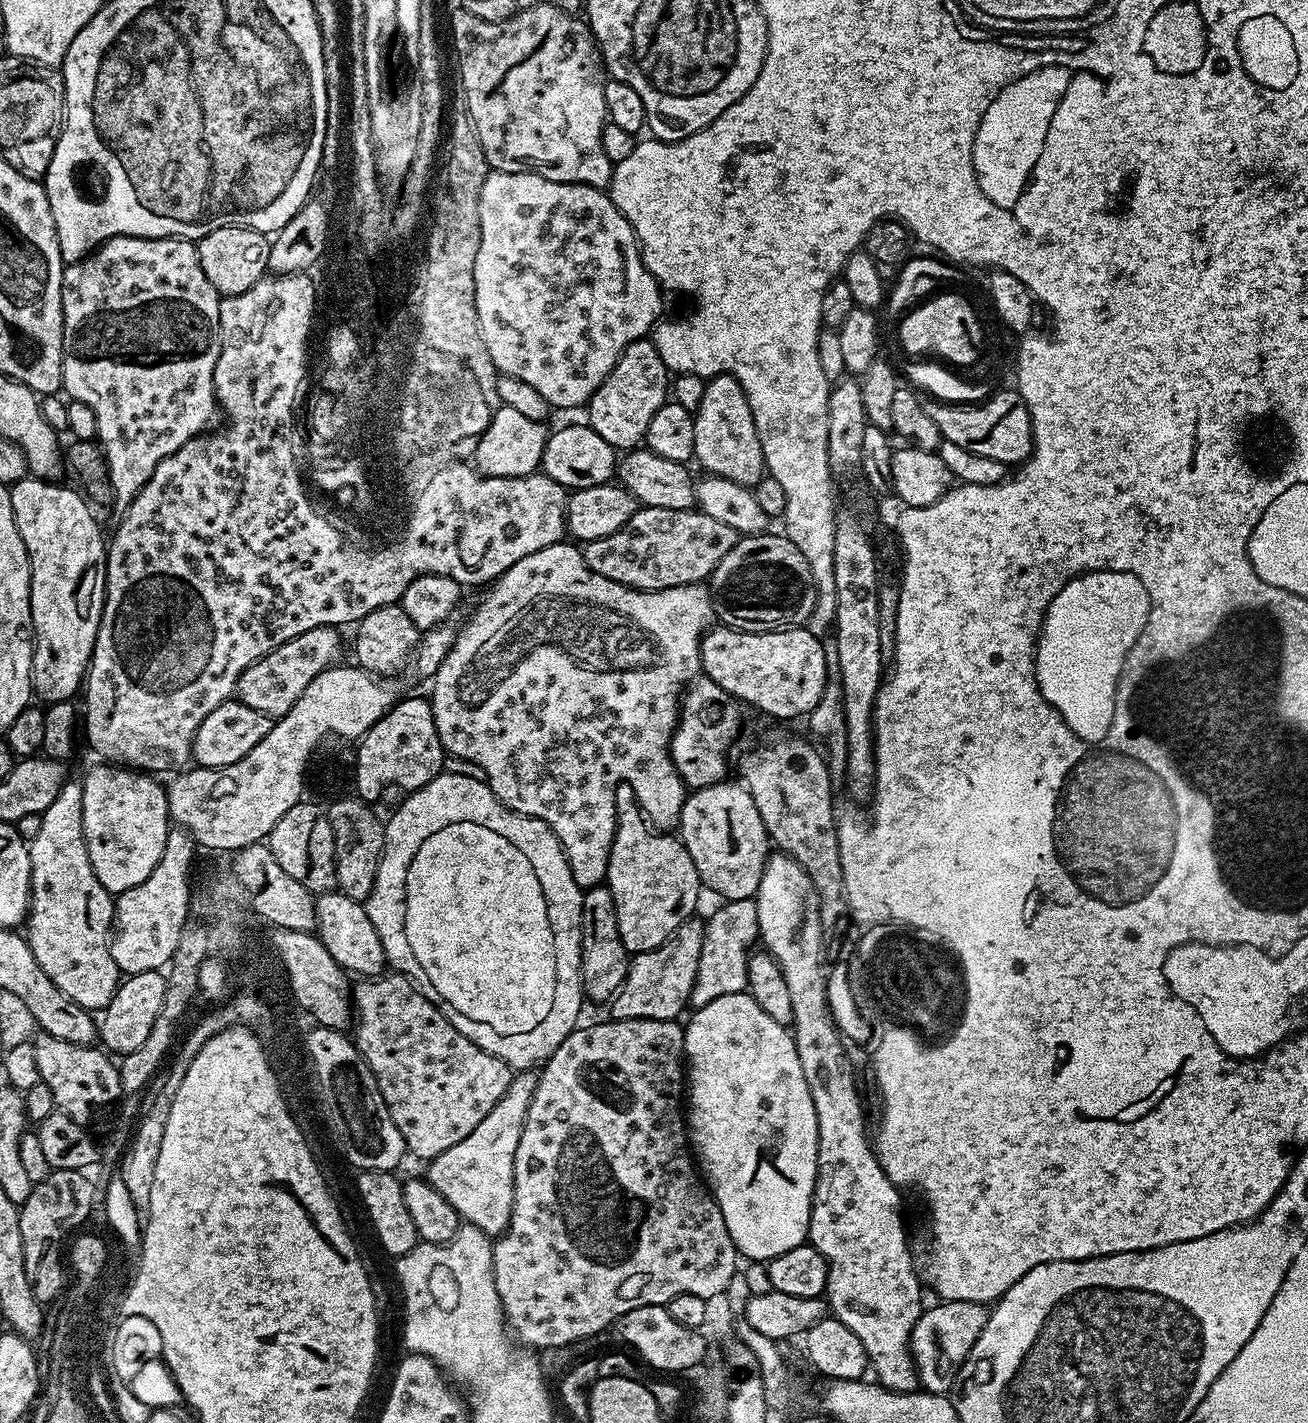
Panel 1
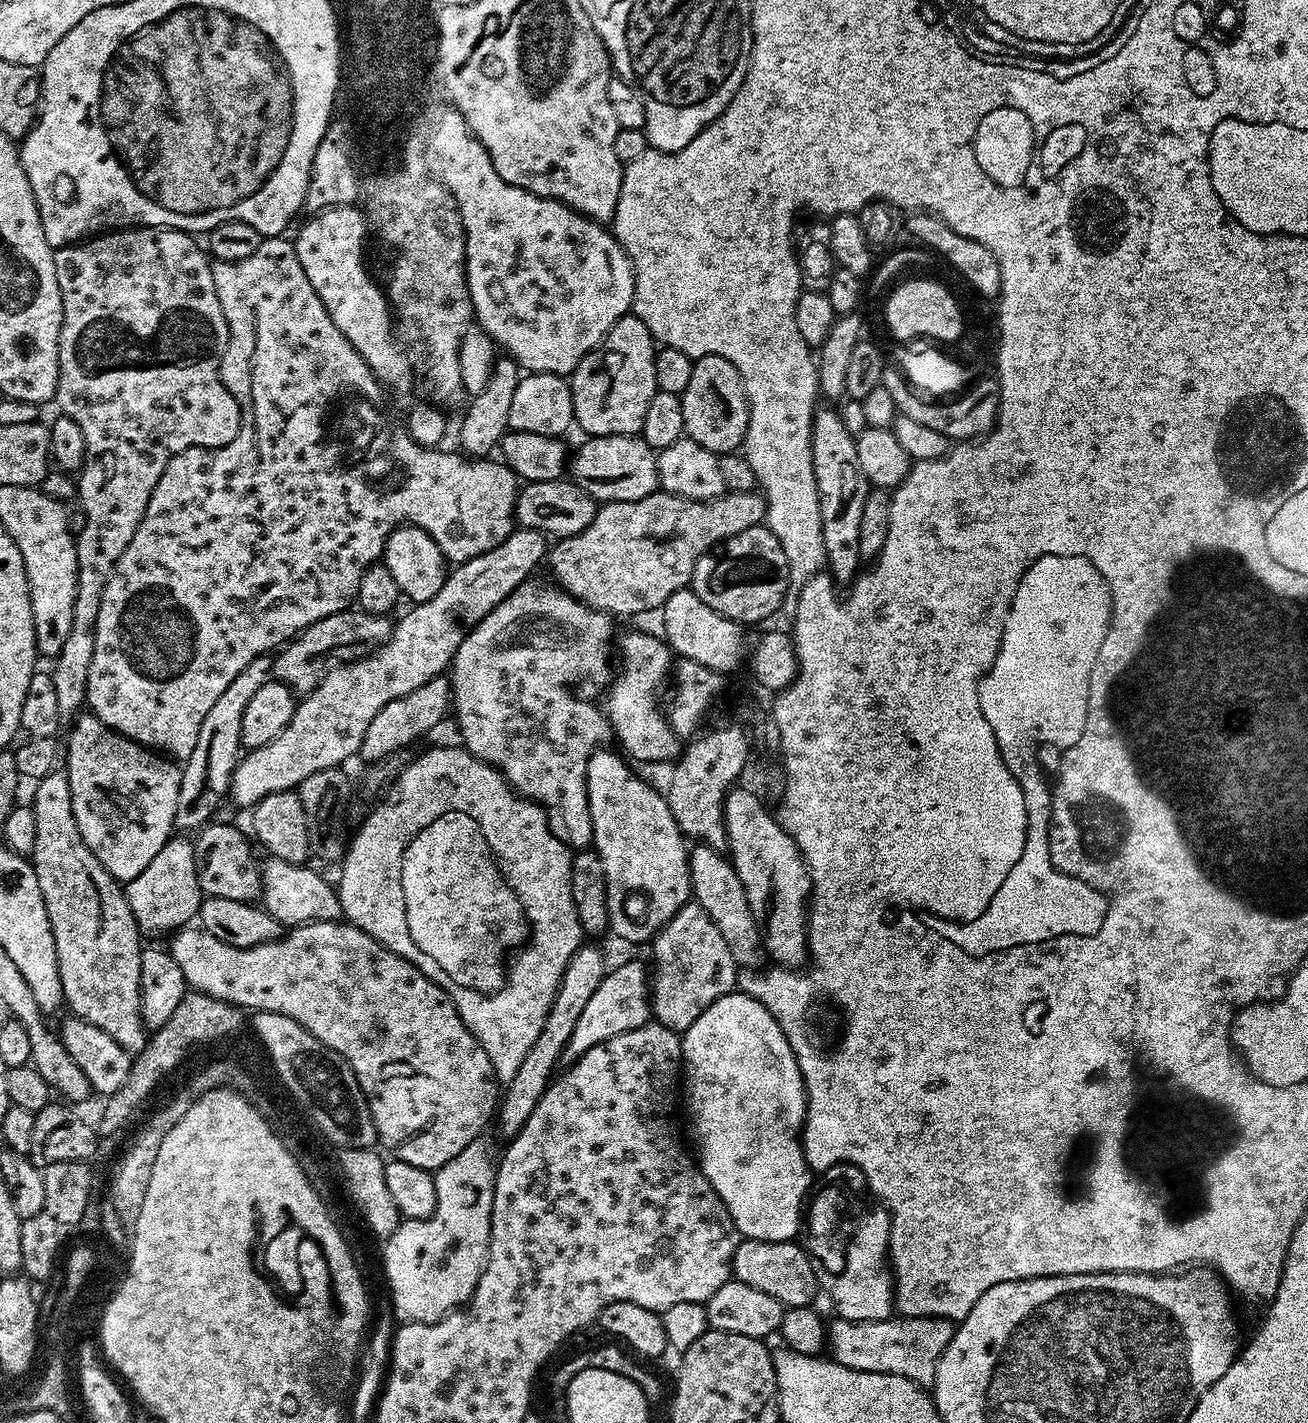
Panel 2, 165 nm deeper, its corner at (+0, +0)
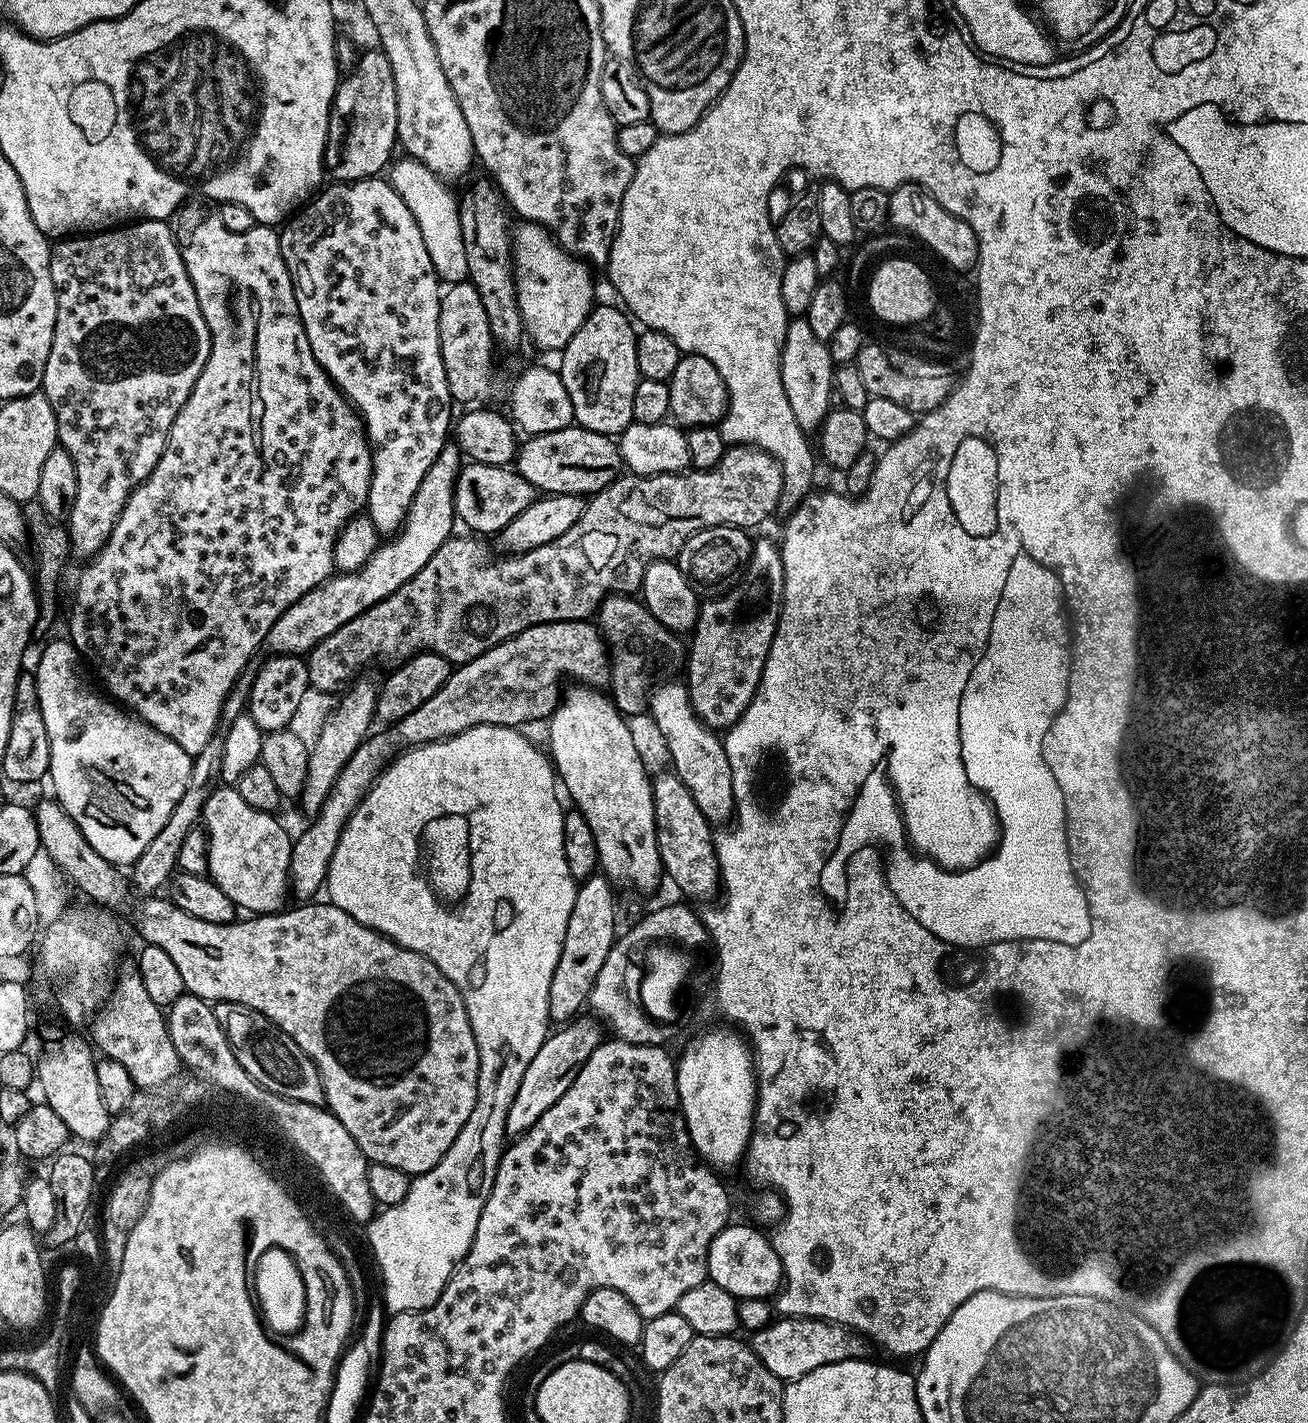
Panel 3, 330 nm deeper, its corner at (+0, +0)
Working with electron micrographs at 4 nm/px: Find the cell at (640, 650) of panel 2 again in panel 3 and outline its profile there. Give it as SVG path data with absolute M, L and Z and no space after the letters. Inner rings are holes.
M563 620L530 626L488 648L478 658L453 667L434 698L426 698L414 714L406 714L406 718L385 727L385 732L373 731L342 767L320 812L309 823L312 825L300 837L297 835L293 839L288 867L291 895L296 895L297 901L308 902L319 888L321 891L325 887L330 858L338 846L338 838L346 822L377 778L396 759L398 750L433 744L435 740L448 740L479 724L501 724L514 728L524 726L527 720L543 721L551 716L557 706L556 683L563 676L573 676L573 681L589 686L609 683L610 661L604 653L604 646L605 637L595 623Z

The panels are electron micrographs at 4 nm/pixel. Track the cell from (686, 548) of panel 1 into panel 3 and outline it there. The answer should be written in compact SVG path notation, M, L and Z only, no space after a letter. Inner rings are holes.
M732 446L716 467L704 471L688 470L661 476L621 475L585 503L582 517L566 534L554 538L554 542L546 542L546 546L504 558L508 560L484 564L484 552L478 541L453 535L438 554L430 558L431 564L440 564L440 568L428 572L432 584L428 584L428 576L424 576L424 592L412 588L412 644L416 644L416 636L440 636L440 644L452 644L452 652L460 652L462 665L535 624L588 620L609 594L635 593L649 560L679 557L682 546L694 533L719 524L752 530L755 524L762 523L772 511L777 511L783 481L780 464L769 452L751 446Z

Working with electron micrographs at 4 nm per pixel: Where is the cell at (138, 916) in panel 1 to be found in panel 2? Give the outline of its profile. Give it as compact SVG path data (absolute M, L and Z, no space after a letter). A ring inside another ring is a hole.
M186 836L169 837L154 861L125 887L125 896L143 933L174 932L189 925L200 911L202 893L194 860L195 843Z

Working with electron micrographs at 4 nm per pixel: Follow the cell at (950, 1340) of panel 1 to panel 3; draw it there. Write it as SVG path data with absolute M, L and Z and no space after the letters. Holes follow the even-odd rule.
M794 1316L773 1319L765 1328L751 1333L750 1343L754 1354L758 1356L762 1366L770 1370L770 1374L774 1374L779 1380L791 1382L802 1378L802 1374L810 1374L810 1370L818 1370L818 1366L863 1357L866 1340L859 1332L843 1328L840 1324Z

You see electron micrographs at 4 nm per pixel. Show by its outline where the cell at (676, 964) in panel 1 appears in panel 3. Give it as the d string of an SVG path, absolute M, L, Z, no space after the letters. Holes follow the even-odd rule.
M591 1014L581 1015L557 1028L560 1029L557 1032L555 1029L542 1042L542 1046L538 1046L538 1054L534 1054L530 1066L526 1066L526 1074L522 1074L518 1094L514 1094L514 1102L510 1102L510 1114L506 1114L506 1133L509 1137L515 1138L530 1130L530 1126L534 1126L534 1122L538 1122L538 1118L542 1118L542 1114L546 1114L546 1110L550 1110L550 1106L554 1106L554 1102L570 1090L576 1071L606 1039L601 1021Z

